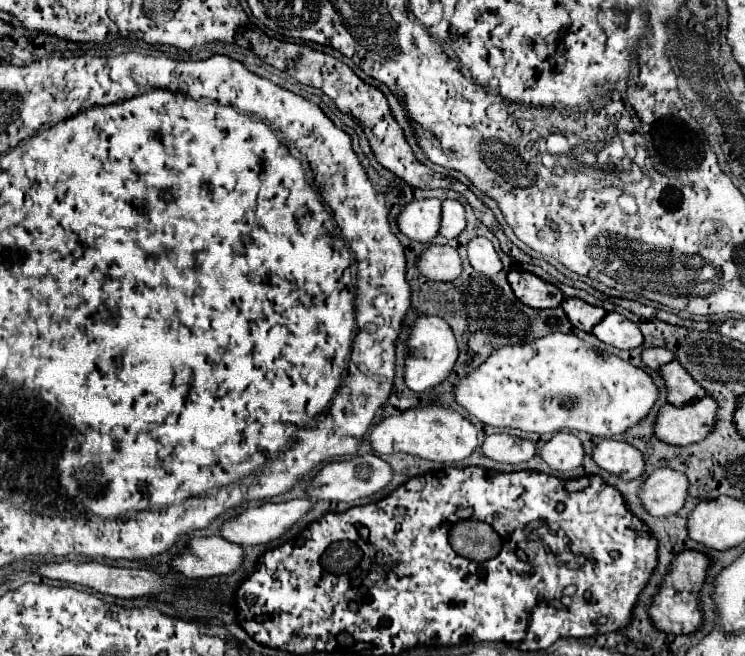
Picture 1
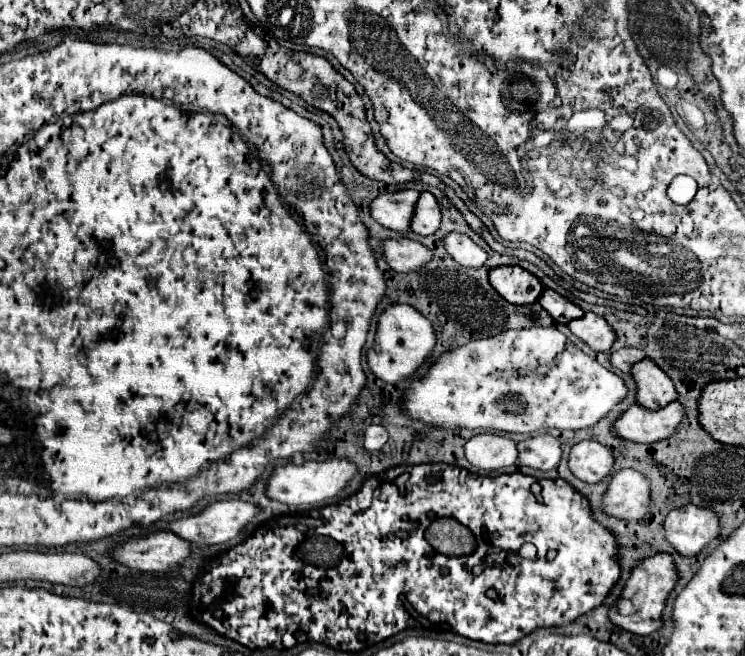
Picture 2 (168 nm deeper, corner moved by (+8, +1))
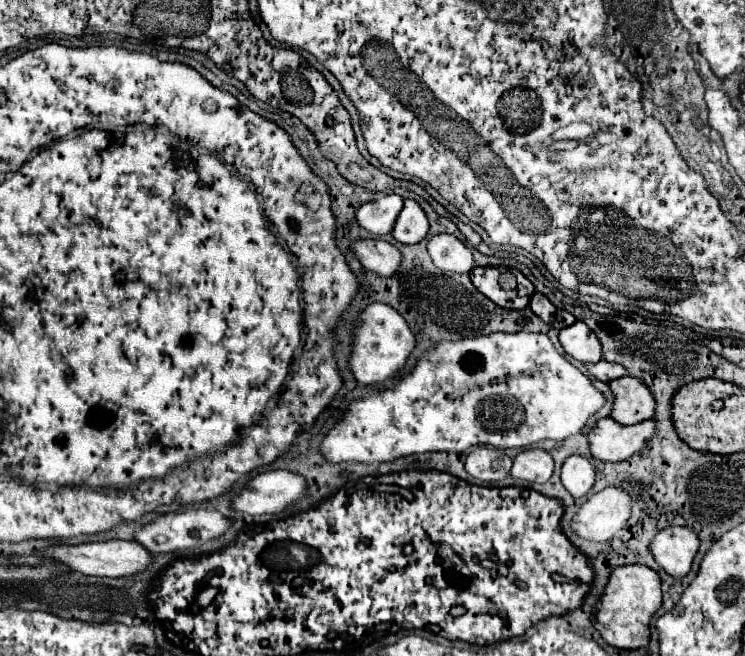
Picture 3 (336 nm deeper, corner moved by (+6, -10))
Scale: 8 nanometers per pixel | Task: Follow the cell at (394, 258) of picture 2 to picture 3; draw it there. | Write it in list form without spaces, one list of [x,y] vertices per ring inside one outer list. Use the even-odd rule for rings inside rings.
[[[358,240],[352,250],[360,258],[362,266],[380,274],[380,276],[394,276],[402,264],[402,252],[384,240]]]

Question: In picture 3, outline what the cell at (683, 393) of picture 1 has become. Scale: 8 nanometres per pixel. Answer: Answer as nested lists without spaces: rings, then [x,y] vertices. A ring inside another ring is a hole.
[[[622,376],[612,380],[610,388],[616,396],[610,418],[618,420],[620,424],[638,424],[654,418],[656,398],[644,384],[644,380],[634,376]]]

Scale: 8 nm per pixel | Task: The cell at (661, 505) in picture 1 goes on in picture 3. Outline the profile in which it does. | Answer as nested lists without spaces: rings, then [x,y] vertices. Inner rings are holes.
[[[604,488],[588,498],[588,502],[572,518],[572,530],[594,542],[612,540],[630,520],[632,496],[622,488]]]

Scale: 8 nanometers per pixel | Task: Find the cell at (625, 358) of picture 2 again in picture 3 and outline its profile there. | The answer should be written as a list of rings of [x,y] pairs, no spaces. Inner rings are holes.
[[[600,360],[596,364],[588,364],[588,372],[604,382],[610,382],[614,378],[622,378],[628,374],[626,368],[622,368],[620,364],[612,364],[612,362],[606,362],[606,360]]]

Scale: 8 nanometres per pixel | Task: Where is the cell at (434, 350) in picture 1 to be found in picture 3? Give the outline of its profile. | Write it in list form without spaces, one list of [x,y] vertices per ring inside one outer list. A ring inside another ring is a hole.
[[[370,304],[360,314],[360,320],[356,324],[356,342],[352,346],[350,368],[356,380],[364,386],[384,384],[406,366],[406,360],[414,348],[416,348],[416,338],[410,326],[394,308],[386,304]]]

